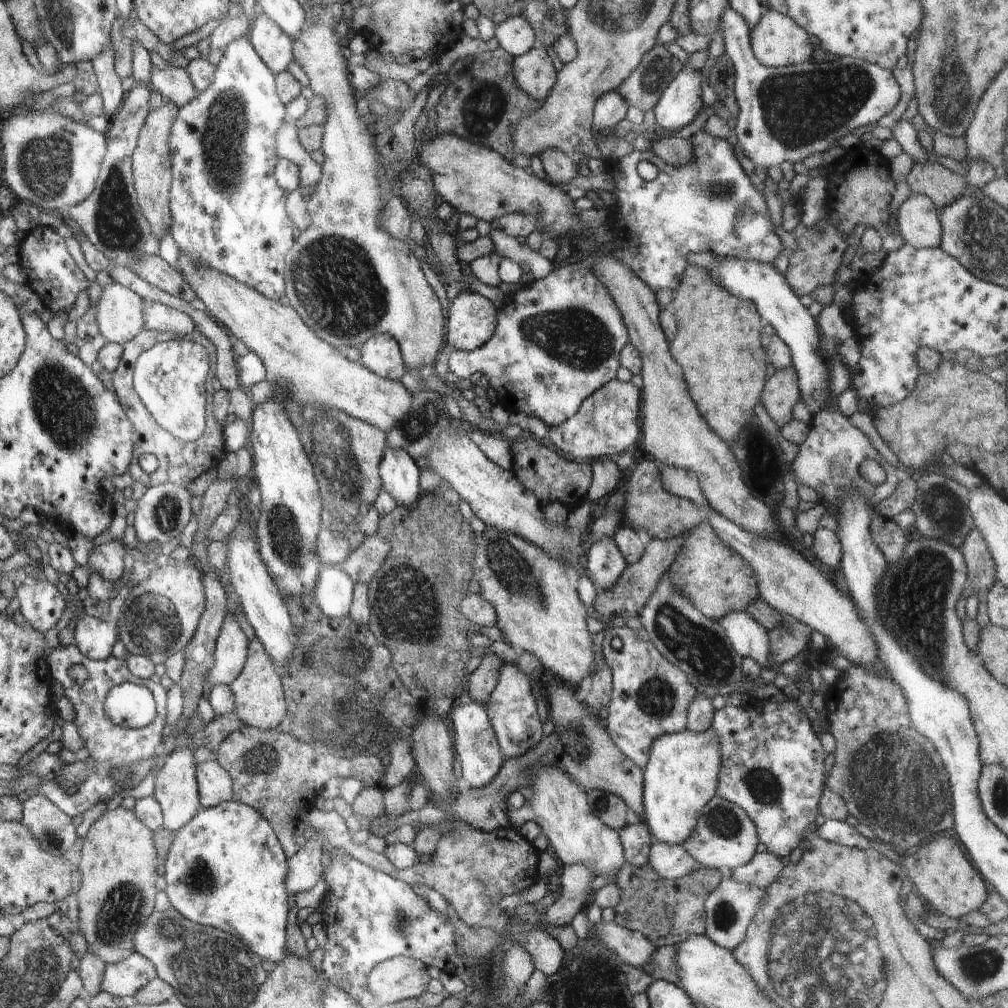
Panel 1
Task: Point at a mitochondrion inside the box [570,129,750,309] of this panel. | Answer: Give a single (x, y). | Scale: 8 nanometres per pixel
(724, 189)

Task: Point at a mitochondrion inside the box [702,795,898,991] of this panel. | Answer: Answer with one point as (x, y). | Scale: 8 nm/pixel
(726, 915)

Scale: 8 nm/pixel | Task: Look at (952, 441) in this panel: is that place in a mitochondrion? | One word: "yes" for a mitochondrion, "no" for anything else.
no

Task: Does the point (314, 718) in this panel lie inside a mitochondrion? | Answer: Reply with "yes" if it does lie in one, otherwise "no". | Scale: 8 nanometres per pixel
yes

